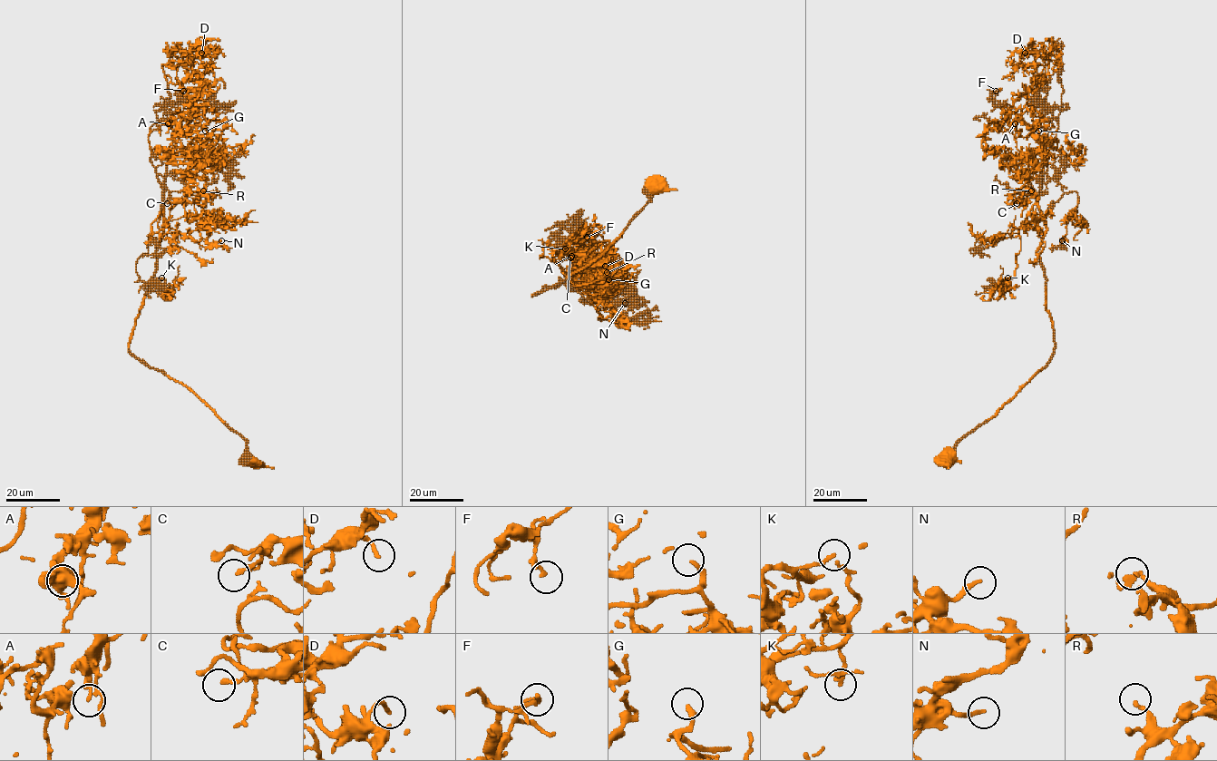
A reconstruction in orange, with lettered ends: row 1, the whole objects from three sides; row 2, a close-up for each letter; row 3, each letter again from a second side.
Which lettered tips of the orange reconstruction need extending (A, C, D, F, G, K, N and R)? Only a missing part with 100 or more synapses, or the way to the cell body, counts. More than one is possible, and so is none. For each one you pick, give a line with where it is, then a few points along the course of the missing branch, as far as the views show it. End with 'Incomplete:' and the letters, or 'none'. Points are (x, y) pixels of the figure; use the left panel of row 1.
G: Place: (205, 131). Course of what is missing: (205, 131), (206, 128), (224, 129), (226, 133)
Incomplete: G

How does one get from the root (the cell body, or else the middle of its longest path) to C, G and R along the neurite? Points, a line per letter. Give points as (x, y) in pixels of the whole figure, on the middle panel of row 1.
C: (651, 187), (650, 200), (600, 256), (532, 295), (560, 278), (568, 287), (560, 268), (580, 260), (570, 258)
G: (651, 187), (650, 200), (600, 256), (532, 295), (560, 278), (568, 287), (567, 278), (589, 287), (608, 279)
R: (651, 187), (650, 200), (600, 256), (532, 295), (560, 278), (568, 287), (579, 276), (600, 287), (607, 272)

